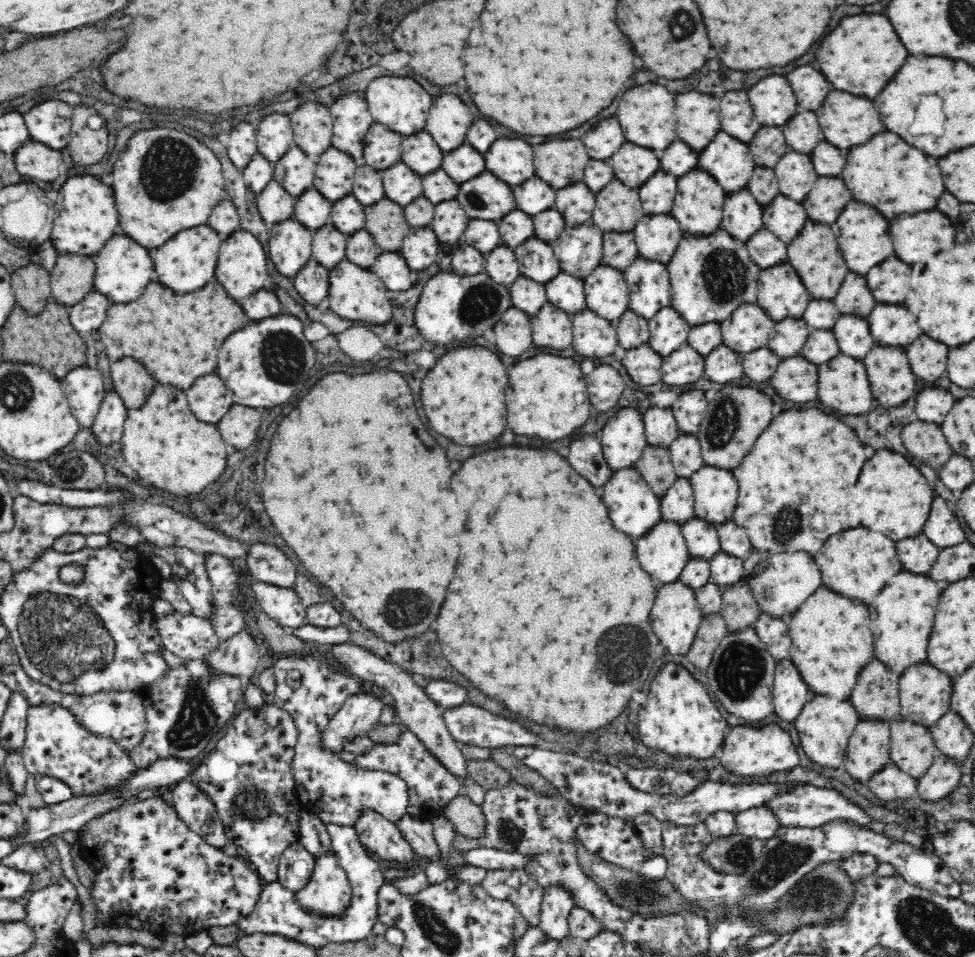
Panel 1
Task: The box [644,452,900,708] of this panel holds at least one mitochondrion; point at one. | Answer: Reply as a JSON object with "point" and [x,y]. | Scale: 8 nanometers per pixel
{"point":[740,667]}

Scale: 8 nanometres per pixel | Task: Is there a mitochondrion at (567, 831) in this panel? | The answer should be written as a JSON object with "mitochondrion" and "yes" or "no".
{"mitochondrion":"no"}

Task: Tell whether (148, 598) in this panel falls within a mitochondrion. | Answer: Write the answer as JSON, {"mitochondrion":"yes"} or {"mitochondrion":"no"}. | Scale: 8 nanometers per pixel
{"mitochondrion":"no"}

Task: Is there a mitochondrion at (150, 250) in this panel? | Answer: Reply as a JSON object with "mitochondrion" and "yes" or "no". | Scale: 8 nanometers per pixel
{"mitochondrion":"no"}

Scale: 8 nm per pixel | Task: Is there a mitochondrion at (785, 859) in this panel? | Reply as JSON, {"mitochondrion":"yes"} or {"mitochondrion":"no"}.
{"mitochondrion":"yes"}

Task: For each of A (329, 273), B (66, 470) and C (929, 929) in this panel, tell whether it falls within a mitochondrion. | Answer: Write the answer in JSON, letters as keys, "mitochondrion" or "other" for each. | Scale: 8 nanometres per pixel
{"A":"other","B":"mitochondrion","C":"mitochondrion"}

